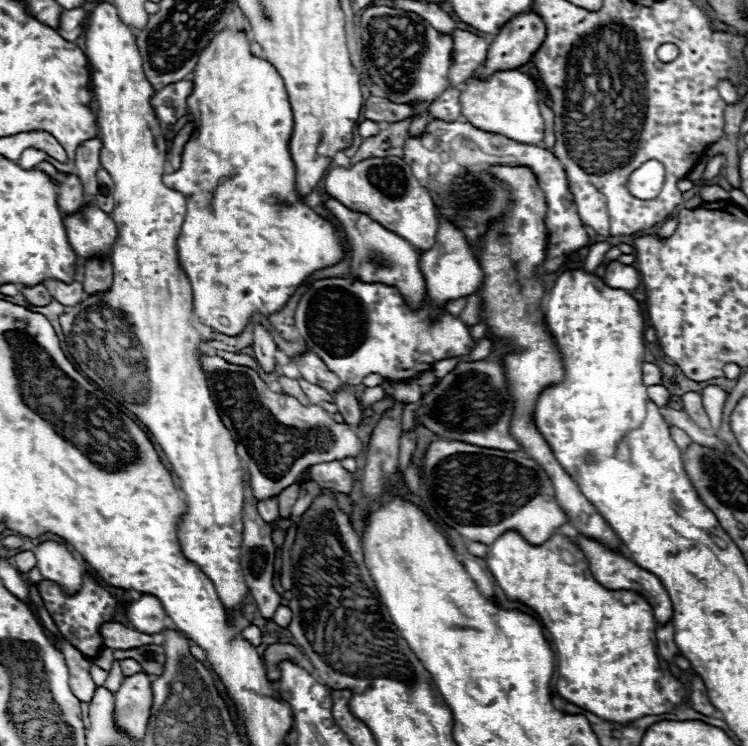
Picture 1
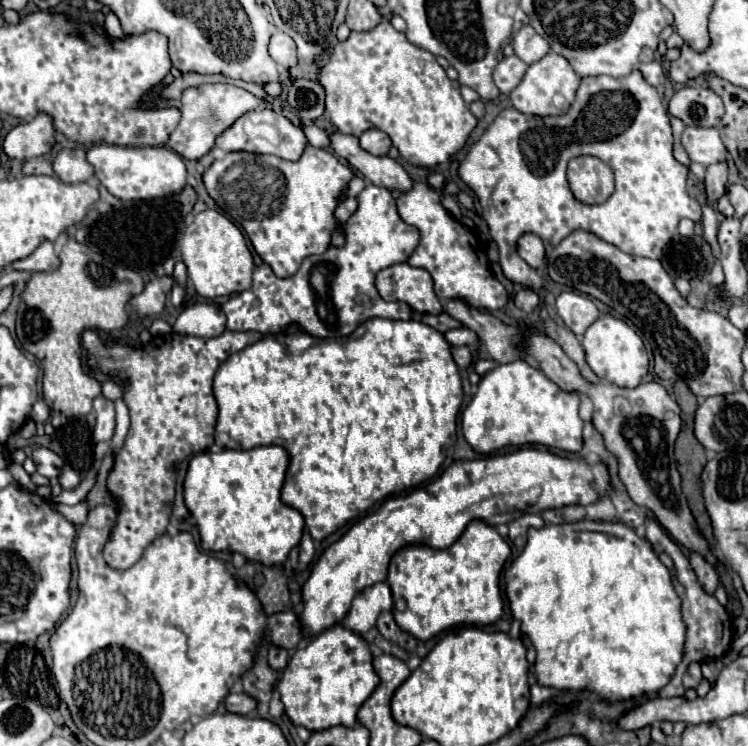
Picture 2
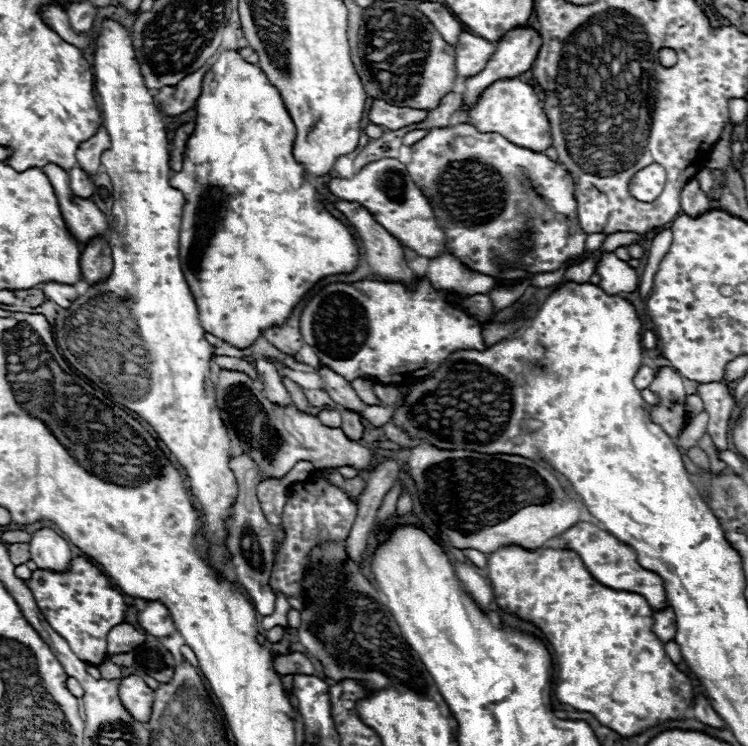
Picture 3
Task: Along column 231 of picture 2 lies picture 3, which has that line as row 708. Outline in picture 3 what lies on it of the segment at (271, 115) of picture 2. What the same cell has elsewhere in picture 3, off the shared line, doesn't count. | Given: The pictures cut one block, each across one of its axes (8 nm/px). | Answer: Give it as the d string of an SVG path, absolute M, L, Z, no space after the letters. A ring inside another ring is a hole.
M134 674L124 676L120 680L118 688L120 700L126 706L126 710L140 722L148 722L152 714L152 702L154 702L154 692L146 686L146 682Z

